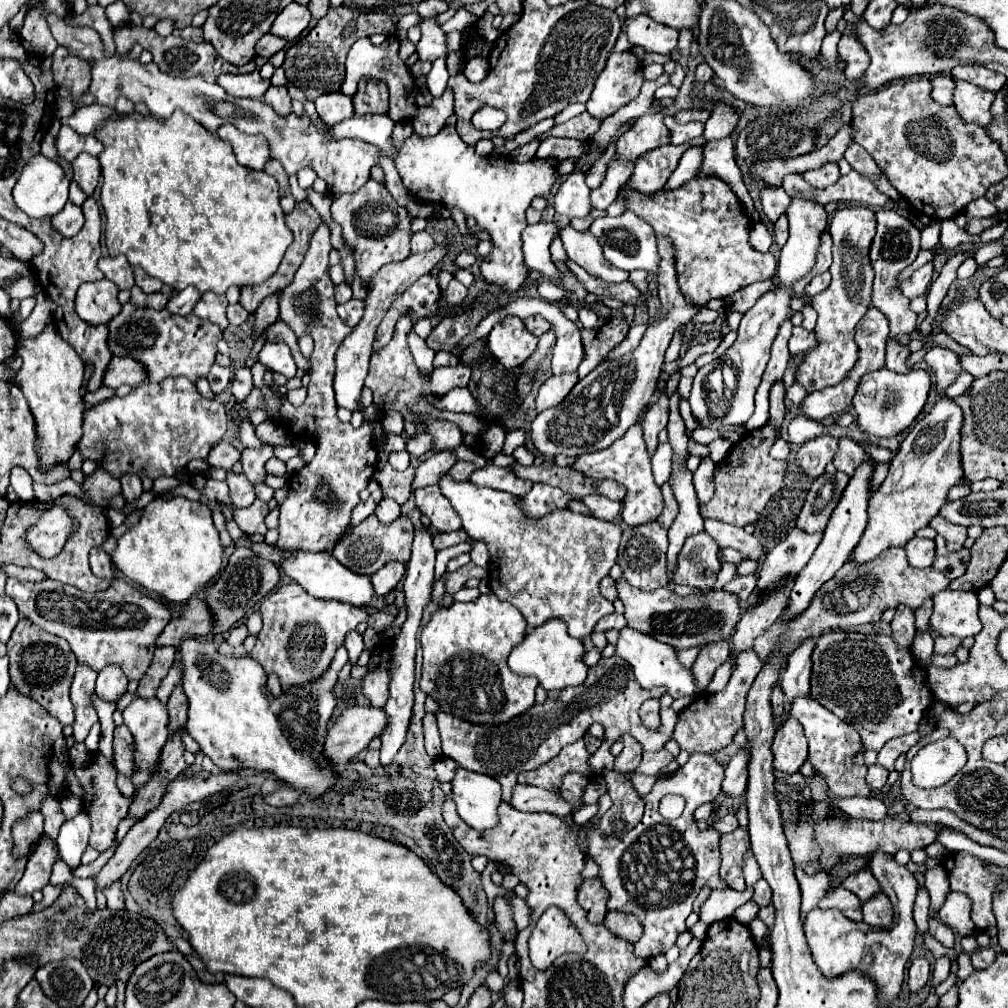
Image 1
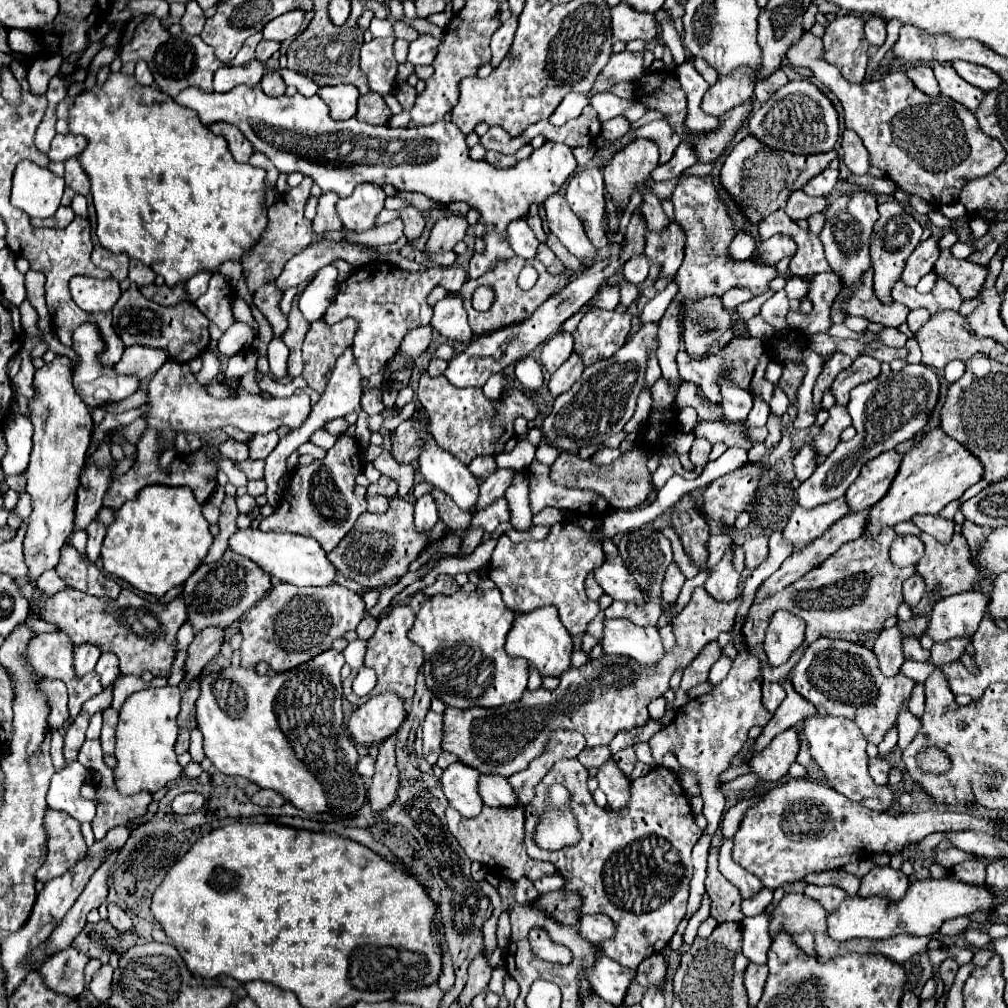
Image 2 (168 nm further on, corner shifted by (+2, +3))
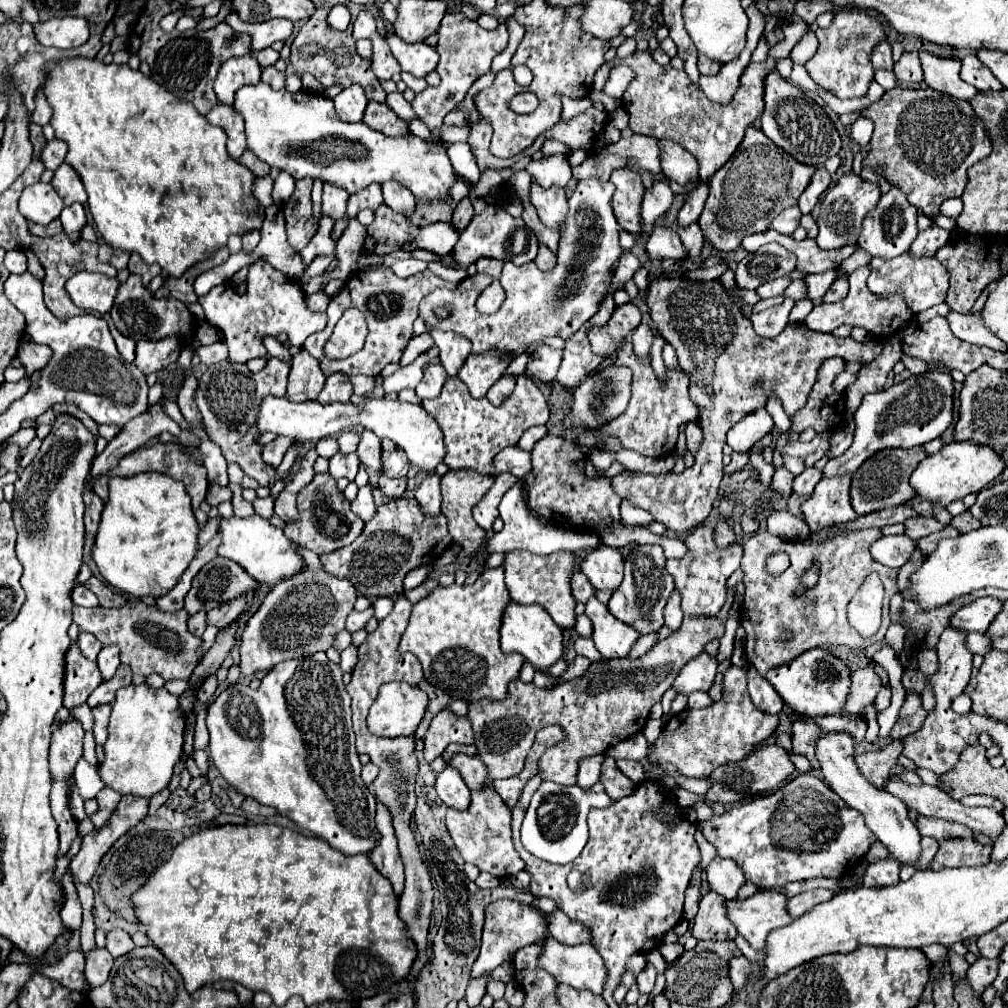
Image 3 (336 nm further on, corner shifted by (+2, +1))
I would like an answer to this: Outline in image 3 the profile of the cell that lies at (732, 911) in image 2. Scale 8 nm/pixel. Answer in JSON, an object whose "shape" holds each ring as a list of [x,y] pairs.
{"shape":[[[707,891],[699,903],[699,913],[695,917],[693,935],[697,939],[735,939],[737,929],[733,923],[729,923],[729,917],[725,915],[725,899],[717,895],[715,891]]]}

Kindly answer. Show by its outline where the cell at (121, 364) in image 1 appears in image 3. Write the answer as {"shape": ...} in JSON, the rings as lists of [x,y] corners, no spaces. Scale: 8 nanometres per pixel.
{"shape":[[[165,337],[161,341],[139,341],[135,349],[133,365],[143,373],[157,373],[179,359],[181,341],[177,337]]]}

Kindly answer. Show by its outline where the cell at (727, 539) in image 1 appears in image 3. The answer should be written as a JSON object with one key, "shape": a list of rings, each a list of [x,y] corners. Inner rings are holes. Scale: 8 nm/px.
{"shape":[[[863,529],[863,531],[843,531],[841,535],[835,535],[833,539],[827,539],[821,545],[811,545],[805,541],[789,543],[781,541],[779,537],[763,531],[753,534],[743,545],[743,557],[740,567],[745,571],[745,601],[741,607],[741,625],[745,629],[745,657],[753,667],[759,671],[761,677],[767,675],[769,669],[781,667],[801,653],[821,647],[821,645],[847,645],[851,649],[867,649],[871,643],[885,637],[889,621],[889,601],[893,595],[897,595],[897,569],[885,567],[877,563],[869,555],[869,547],[875,543],[875,539],[881,537],[881,529]],[[785,551],[791,559],[791,565],[785,573],[773,577],[767,573],[765,565],[771,553]],[[817,559],[819,563],[819,579],[817,585],[811,589],[805,589],[801,585],[803,573],[813,565]],[[869,573],[879,573],[883,585],[885,585],[885,599],[883,599],[883,623],[879,631],[873,637],[861,637],[847,621],[847,605],[855,591],[863,585],[865,577]],[[789,629],[793,631],[791,641],[783,641],[781,633]]]}

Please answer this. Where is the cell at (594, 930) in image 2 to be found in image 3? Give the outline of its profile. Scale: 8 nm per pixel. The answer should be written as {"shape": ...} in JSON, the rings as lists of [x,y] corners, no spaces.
{"shape":[[[563,911],[549,913],[549,935],[565,945],[579,945],[589,941],[589,927],[571,921]]]}

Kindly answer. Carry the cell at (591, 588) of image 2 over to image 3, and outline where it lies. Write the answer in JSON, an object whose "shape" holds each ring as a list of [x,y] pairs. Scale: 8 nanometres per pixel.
{"shape":[[[581,571],[573,573],[573,597],[579,603],[587,603],[593,595],[595,595],[595,589],[589,583],[589,579],[585,579],[585,575],[581,575]]]}

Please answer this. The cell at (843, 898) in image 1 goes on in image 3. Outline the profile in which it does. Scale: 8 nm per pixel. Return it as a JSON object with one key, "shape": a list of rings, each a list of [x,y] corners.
{"shape":[[[813,889],[813,891],[799,893],[789,899],[789,911],[793,917],[801,917],[801,915],[805,915],[805,911],[811,911],[815,905],[829,901],[833,895],[835,893],[829,889]]]}

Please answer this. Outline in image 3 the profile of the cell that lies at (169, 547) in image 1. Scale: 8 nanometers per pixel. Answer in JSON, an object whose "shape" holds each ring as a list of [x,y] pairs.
{"shape":[[[139,473],[129,479],[111,477],[109,481],[109,501],[105,503],[99,531],[93,545],[93,561],[97,563],[105,581],[123,593],[133,597],[161,597],[171,591],[183,571],[189,567],[197,553],[197,535],[201,527],[193,515],[189,493],[185,491],[183,483],[169,479],[161,473]]]}

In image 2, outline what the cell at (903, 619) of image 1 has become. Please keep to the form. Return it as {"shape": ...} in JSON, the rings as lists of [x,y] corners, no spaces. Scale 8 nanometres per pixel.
{"shape":[[[895,627],[891,629],[883,629],[875,641],[875,647],[873,647],[873,653],[877,655],[877,661],[879,661],[879,669],[885,677],[895,677],[899,673],[899,667],[901,663],[905,661],[903,659],[903,649],[901,649],[901,633]]]}

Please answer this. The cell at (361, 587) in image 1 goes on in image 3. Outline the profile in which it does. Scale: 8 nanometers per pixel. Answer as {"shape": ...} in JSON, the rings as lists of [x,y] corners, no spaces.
{"shape":[[[251,515],[245,519],[239,519],[239,517],[223,519],[221,537],[223,537],[223,543],[217,549],[217,553],[245,567],[245,571],[253,579],[257,579],[261,585],[275,585],[281,579],[289,579],[297,575],[297,571],[305,567],[305,559],[303,555],[299,555],[297,543],[293,543],[289,537],[285,537],[285,533],[279,527],[273,527],[267,519],[259,515]]]}

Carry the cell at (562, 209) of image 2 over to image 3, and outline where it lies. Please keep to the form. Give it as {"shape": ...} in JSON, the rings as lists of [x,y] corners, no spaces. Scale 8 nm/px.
{"shape":[[[531,185],[531,203],[537,209],[539,219],[553,231],[561,233],[561,227],[565,223],[565,213],[569,213],[565,191],[559,187],[541,189],[539,185]]]}

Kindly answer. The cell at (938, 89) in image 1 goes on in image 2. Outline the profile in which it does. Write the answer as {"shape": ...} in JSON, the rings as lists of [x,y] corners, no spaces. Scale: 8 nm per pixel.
{"shape":[[[913,65],[909,67],[907,71],[907,77],[913,81],[913,85],[927,93],[927,95],[939,95],[939,89],[937,89],[937,81],[935,81],[935,75],[933,75],[933,69],[929,65]]]}

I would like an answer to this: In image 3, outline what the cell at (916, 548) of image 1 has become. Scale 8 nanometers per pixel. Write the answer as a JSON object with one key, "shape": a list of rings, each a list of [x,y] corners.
{"shape":[[[905,533],[903,535],[893,535],[893,537],[881,537],[871,545],[871,555],[875,561],[887,565],[887,567],[903,567],[915,551],[915,541],[909,539]]]}

